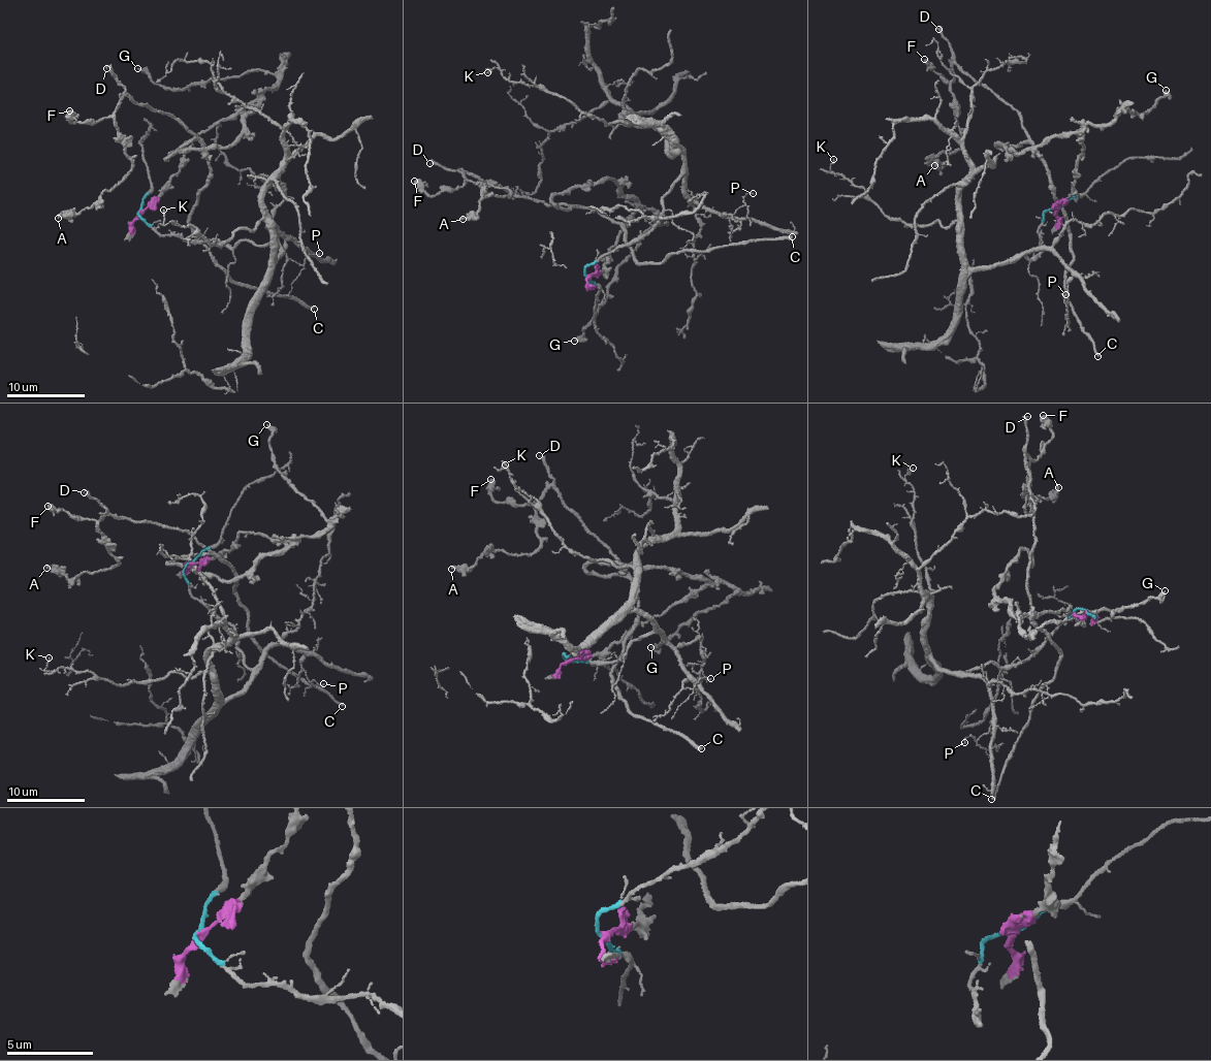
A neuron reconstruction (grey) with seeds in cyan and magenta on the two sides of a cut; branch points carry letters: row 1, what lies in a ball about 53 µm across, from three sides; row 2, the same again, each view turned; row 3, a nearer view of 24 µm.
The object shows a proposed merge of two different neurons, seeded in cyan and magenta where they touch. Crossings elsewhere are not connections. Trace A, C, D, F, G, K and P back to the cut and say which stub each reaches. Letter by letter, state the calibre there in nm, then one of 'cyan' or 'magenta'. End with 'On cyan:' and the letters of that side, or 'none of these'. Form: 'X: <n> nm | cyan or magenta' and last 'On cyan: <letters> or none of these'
A: 240 nm | magenta
C: 280 nm | magenta
D: 90 nm | magenta
F: 360 nm | magenta
G: 320 nm | magenta
K: 120 nm | cyan
P: 110 nm | cyan
On cyan: K, P

